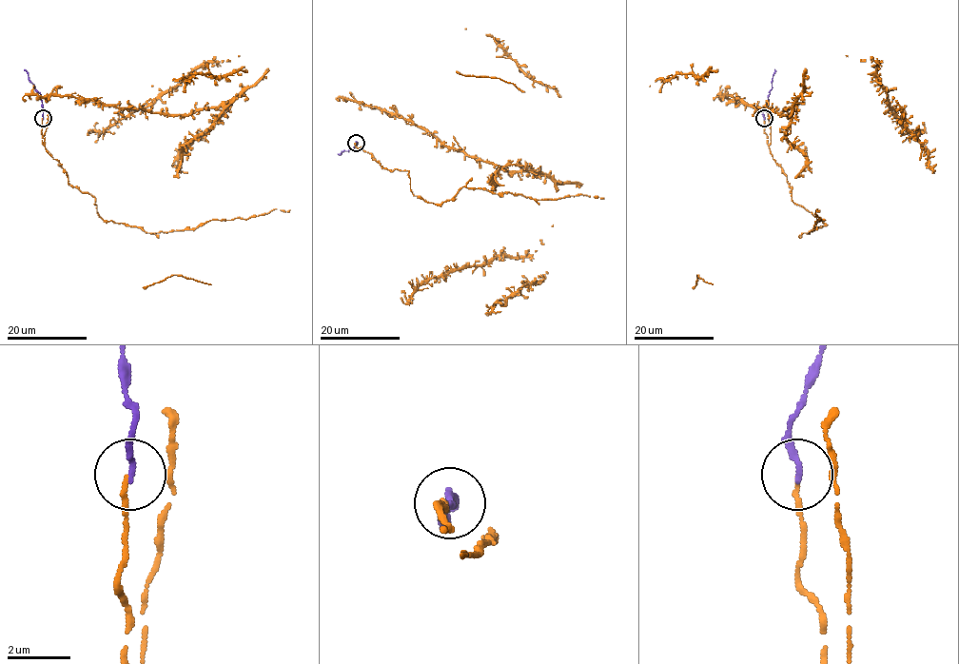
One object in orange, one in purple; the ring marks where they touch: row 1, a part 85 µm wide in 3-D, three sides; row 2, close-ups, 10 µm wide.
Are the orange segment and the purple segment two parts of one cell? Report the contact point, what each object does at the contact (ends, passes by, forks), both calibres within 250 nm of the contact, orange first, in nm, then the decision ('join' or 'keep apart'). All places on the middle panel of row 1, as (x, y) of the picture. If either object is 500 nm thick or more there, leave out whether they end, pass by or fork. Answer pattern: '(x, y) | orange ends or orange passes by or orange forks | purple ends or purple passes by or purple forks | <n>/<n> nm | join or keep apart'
(356, 143) | orange ends | purple ends | 130/200 nm | join

